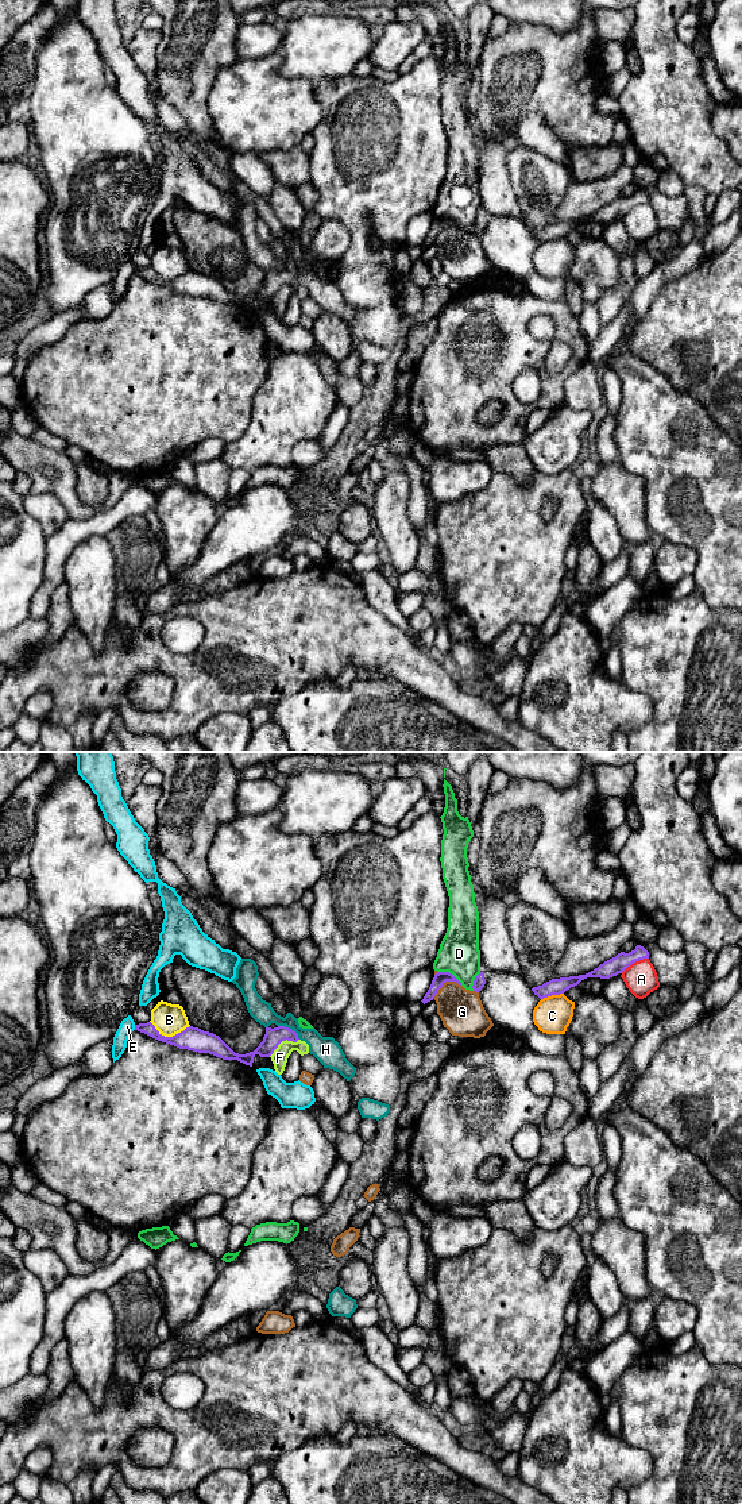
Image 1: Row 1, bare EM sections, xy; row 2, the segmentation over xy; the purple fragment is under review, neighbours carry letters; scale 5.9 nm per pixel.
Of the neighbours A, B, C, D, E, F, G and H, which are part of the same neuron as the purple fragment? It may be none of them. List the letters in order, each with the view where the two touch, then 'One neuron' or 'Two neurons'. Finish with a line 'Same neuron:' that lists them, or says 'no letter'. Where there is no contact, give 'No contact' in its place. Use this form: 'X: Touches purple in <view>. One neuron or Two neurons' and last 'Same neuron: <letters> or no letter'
A: Touches purple in xy. Two neurons
B: Touches purple in xy. Two neurons
C: Touches purple in xy. Two neurons
D: Touches purple in xy. Two neurons
E: Touches purple in xy. Two neurons
F: Touches purple in xy. Two neurons
G: Touches purple in xy. Two neurons
H: Touches purple in xy. Two neurons
Same neuron: no letter

